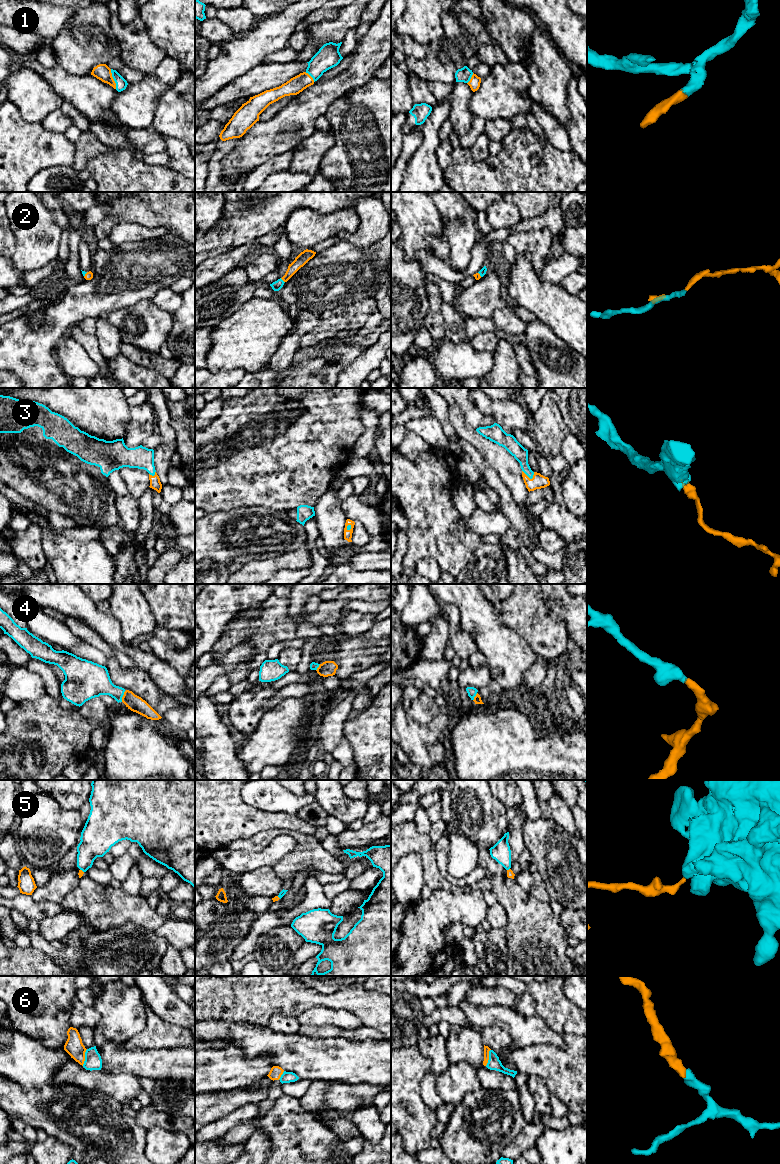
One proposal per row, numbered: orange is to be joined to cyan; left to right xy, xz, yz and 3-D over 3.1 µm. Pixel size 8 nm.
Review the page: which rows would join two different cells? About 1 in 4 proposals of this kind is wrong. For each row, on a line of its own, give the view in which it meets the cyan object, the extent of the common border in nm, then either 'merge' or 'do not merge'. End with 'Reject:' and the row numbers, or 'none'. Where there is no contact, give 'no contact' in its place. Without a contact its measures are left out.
1: contact in xy; length 170 nm; merge
2: contact in xz; length 50 nm; merge
3: contact in yz; length 110 nm; merge
4: contact in xy; length 90 nm; merge
5: contact in xy; length 40 nm; do not merge
6: contact in xy; length 140 nm; merge
Reject: 5

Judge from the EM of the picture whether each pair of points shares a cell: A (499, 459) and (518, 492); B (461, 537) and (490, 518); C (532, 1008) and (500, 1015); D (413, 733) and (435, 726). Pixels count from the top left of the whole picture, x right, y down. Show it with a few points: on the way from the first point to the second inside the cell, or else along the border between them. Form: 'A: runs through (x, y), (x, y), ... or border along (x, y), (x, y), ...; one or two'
A: runs through (506, 467), (507, 473), (516, 484); one
B: border along (461, 517), (461, 523), (468, 530), (481, 536); two
C: border along (511, 1008), (525, 1016), (538, 1016), (540, 1018); two
D: runs through (418, 733), (428, 733), (430, 731); one

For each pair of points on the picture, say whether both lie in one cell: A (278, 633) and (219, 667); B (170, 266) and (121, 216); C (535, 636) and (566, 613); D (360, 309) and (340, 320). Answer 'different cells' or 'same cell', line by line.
A: different cells
B: different cells
C: different cells
D: same cell

